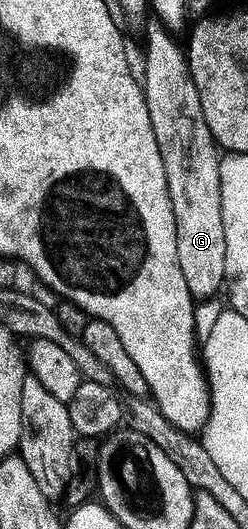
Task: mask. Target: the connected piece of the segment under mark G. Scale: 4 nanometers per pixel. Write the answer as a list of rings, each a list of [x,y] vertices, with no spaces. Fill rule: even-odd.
[[[158,20],[148,26],[148,52],[144,60],[142,85],[144,99],[150,108],[150,124],[154,124],[154,136],[158,136],[158,152],[162,152],[162,164],[166,164],[166,184],[170,188],[170,200],[174,204],[174,220],[178,224],[178,260],[190,284],[193,298],[203,300],[221,293],[226,282],[226,224],[222,220],[222,180],[220,179],[221,151],[206,124],[202,112],[202,100],[188,67],[185,47],[175,42],[173,31],[167,30]]]

